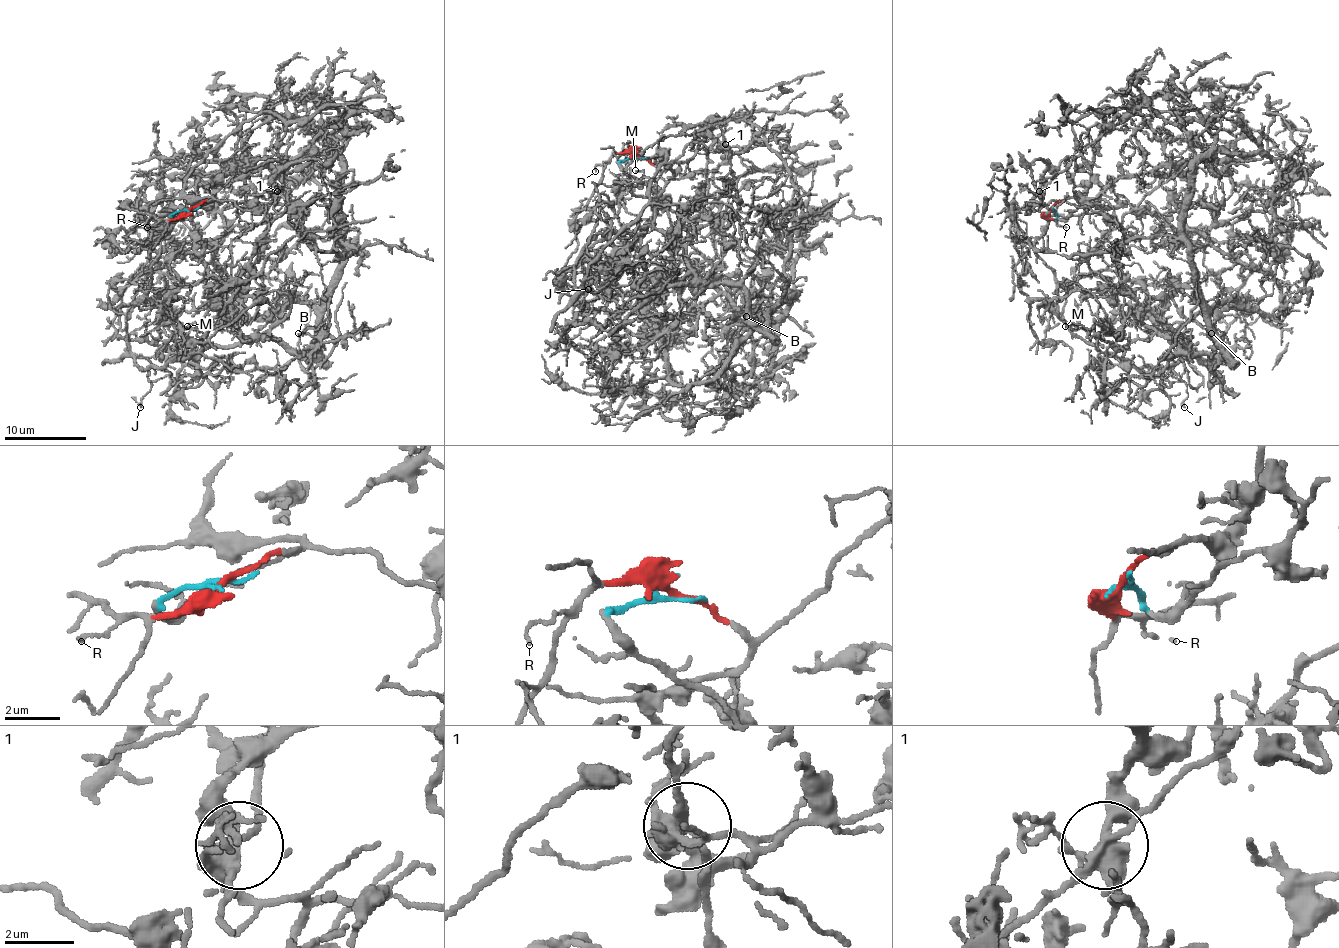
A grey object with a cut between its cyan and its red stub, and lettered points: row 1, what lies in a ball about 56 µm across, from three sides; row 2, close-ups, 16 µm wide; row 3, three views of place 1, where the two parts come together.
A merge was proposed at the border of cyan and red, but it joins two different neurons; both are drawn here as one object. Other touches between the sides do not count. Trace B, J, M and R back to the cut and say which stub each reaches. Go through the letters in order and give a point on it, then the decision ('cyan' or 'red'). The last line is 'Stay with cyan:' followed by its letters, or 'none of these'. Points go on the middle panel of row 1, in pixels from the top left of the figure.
B: at (746, 316); cyan
J: at (588, 289); red
M: at (635, 170); red
R: at (595, 171); red
Stay with cyan: B

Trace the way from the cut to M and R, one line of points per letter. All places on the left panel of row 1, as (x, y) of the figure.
M: (189, 211), (211, 199), (189, 197), (187, 174), (275, 113), (277, 217), (234, 297), (201, 336), (187, 326)
R: (189, 211), (148, 228)

